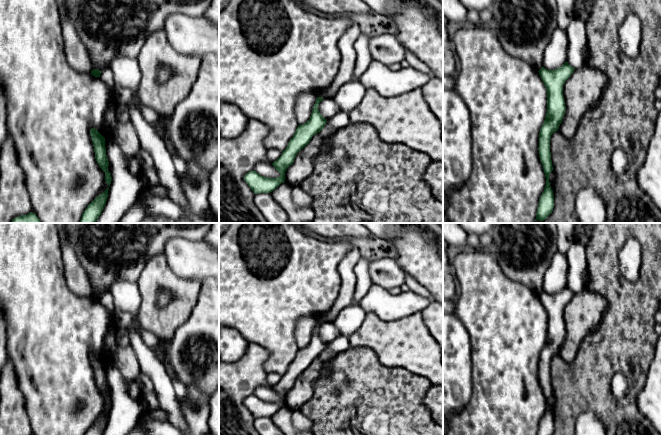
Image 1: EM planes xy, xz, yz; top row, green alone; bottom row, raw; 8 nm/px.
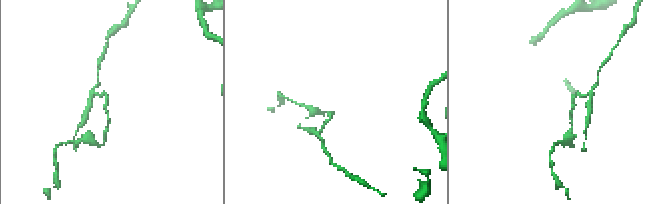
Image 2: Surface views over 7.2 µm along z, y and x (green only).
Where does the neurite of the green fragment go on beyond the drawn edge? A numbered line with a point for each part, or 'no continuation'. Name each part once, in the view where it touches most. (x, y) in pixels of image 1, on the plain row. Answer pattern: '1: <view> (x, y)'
no continuation

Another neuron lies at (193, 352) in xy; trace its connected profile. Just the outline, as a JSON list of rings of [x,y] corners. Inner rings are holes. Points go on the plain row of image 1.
[[[219,278],[201,281],[198,302],[189,319],[178,327],[170,340],[163,340],[169,364],[186,388],[195,386],[211,397],[219,387]]]

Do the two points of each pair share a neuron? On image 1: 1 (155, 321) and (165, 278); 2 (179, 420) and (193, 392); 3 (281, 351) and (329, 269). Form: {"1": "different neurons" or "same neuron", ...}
{"1": "same neuron", "2": "different neurons", "3": "same neuron"}

